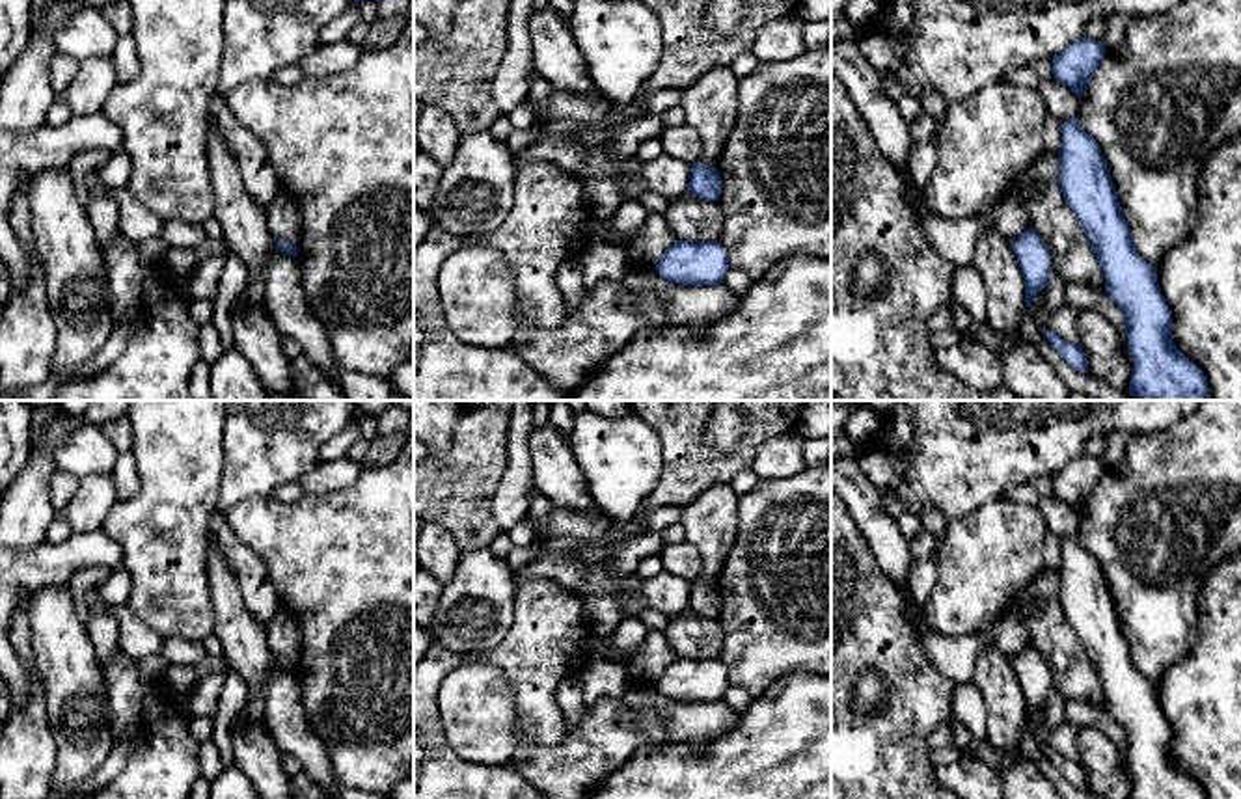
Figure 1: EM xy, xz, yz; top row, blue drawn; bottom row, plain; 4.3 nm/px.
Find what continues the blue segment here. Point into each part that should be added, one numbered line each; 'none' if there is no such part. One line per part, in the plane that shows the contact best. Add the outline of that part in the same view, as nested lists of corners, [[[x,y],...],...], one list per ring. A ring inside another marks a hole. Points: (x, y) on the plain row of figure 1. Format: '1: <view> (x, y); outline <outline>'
none

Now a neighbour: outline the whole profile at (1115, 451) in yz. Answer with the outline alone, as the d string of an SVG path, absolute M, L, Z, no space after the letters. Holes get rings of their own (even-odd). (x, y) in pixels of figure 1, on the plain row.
M1114 430L1107 434L1107 445L1101 454L1101 462L1105 467L1112 467L1127 456L1127 441L1131 440L1131 436L1131 432L1124 430Z

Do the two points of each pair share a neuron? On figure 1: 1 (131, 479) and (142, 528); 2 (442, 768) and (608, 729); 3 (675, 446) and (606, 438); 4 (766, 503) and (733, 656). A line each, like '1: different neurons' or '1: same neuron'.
1: different neurons
2: different neurons
3: different neurons
4: same neuron

